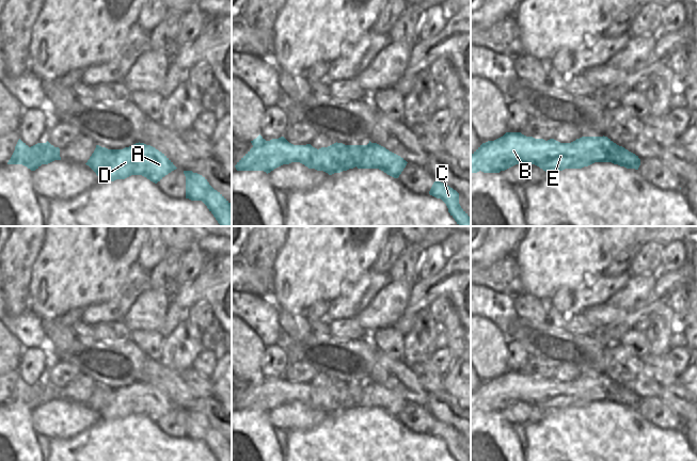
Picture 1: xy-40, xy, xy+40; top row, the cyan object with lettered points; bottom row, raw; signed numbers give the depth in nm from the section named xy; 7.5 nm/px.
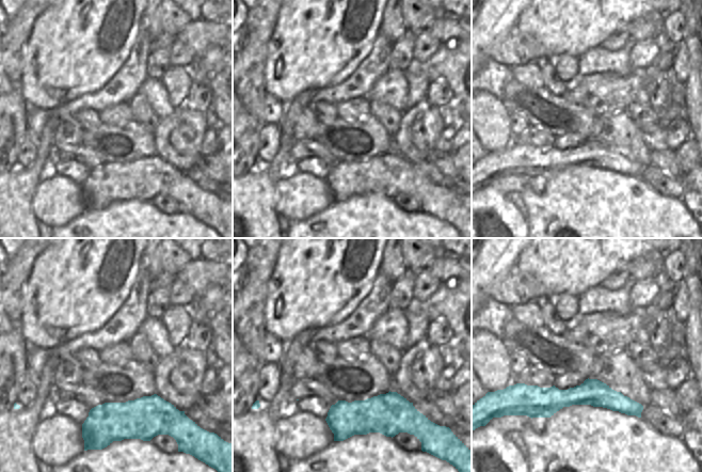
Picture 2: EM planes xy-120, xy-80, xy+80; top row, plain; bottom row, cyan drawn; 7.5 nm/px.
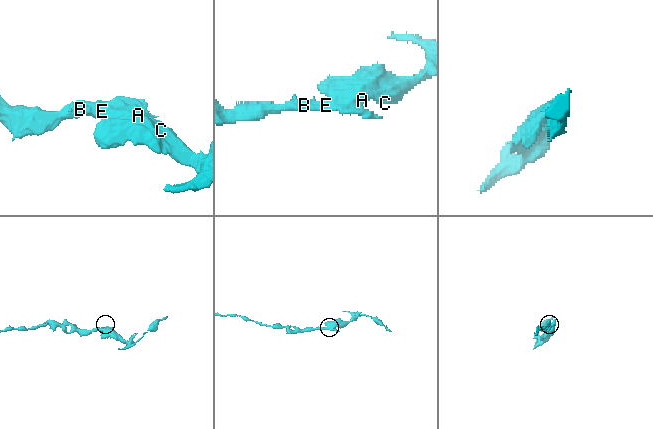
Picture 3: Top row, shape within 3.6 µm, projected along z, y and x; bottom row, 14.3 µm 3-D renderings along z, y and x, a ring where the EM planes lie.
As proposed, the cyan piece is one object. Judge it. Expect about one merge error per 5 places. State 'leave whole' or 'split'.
split

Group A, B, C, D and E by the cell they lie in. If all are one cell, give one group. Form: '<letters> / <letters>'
A C D / B E

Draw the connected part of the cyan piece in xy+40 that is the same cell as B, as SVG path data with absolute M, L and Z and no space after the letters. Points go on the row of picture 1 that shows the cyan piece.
M506 132L503 137L482 143L471 155L471 173L500 173L516 164L535 164L545 171L582 169L595 162L608 162L604 147L618 147L607 137L582 137L571 143L560 143L554 139L548 141L526 137L521 132Z

